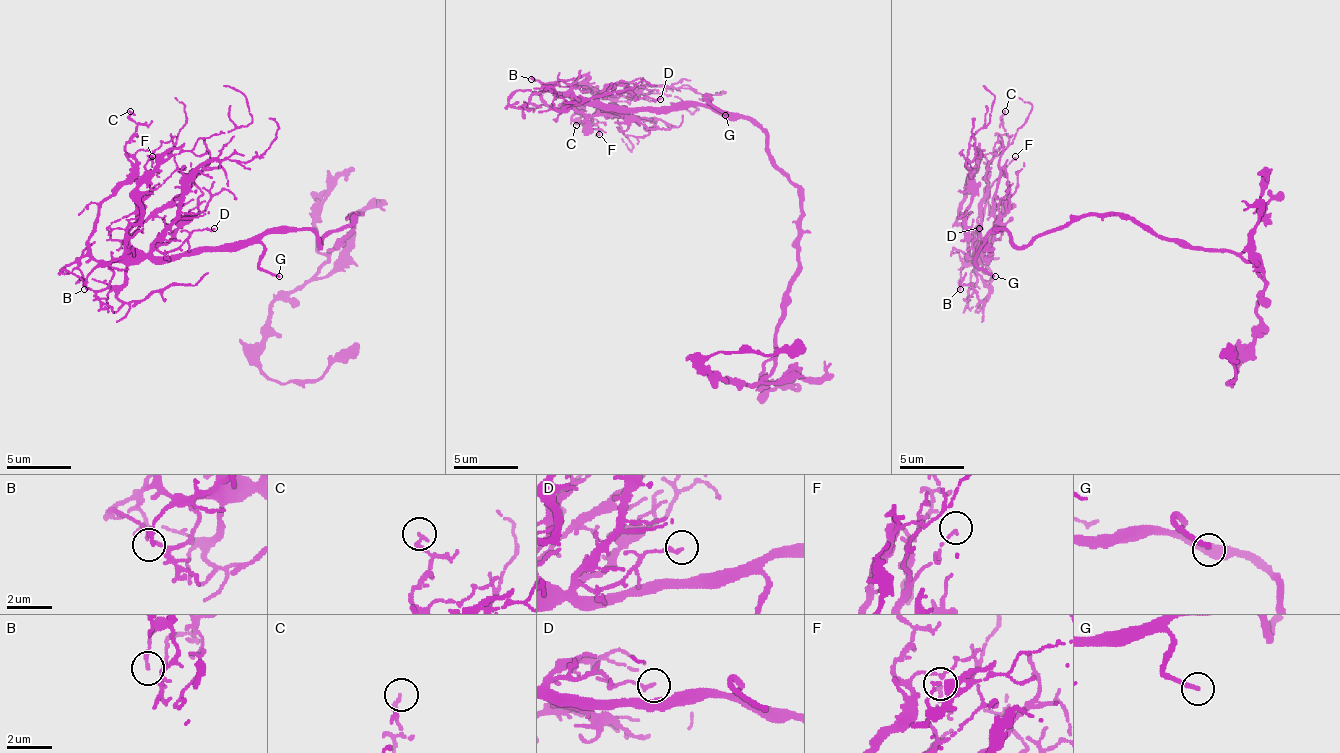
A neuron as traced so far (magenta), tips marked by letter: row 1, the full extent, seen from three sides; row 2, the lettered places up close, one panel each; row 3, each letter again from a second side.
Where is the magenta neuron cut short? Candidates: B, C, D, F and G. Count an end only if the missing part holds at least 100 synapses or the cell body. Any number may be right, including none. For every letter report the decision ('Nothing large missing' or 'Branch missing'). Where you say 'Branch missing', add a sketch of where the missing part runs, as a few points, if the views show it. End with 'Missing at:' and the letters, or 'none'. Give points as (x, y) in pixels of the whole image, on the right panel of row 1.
B: Nothing large missing
C: Nothing large missing
D: Nothing large missing
F: Nothing large missing
G: Branch missing. Course of what is missing: (995, 276), (1067, 302), (1109, 296), (1222, 305), (1284, 302), (1339, 270)
Missing at: G

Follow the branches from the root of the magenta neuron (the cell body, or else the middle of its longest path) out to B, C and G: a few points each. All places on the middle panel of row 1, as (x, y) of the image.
B: (774, 157), (767, 138), (748, 118), (725, 118), (703, 105), (583, 105), (531, 79)
C: (774, 157), (748, 118), (703, 105), (586, 105), (573, 86), (583, 76), (592, 95), (576, 125)
G: (774, 157), (767, 147), (767, 138), (748, 118), (725, 118), (719, 115), (709, 105), (706, 95), (725, 115)

